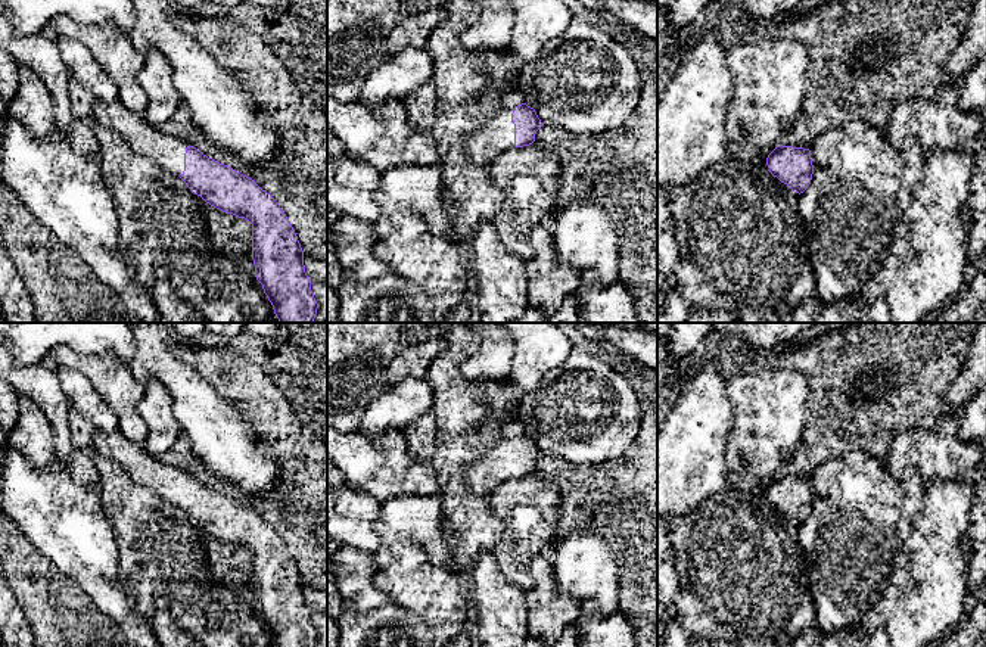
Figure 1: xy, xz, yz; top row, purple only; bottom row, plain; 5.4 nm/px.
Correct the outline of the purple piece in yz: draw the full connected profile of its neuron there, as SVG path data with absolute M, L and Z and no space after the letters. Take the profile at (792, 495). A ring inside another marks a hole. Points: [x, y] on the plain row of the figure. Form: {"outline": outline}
{"outline": "M780 475L768 485L766 495L794 523L803 523L811 514L814 495L809 479Z"}

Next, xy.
{"outline": "M96 430L94 454L121 466L139 485L178 506L211 536L252 554L255 607L276 647L315 647L318 634L305 603L304 581L284 541L255 510L167 466L121 430Z"}

